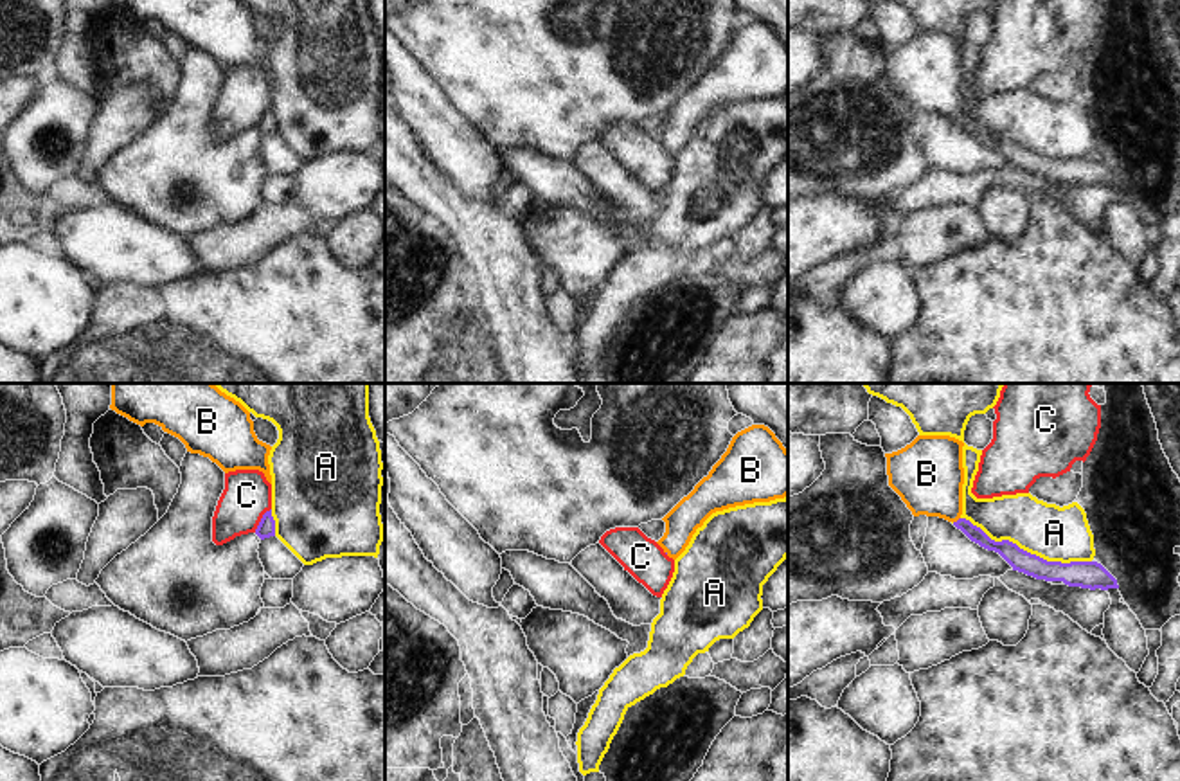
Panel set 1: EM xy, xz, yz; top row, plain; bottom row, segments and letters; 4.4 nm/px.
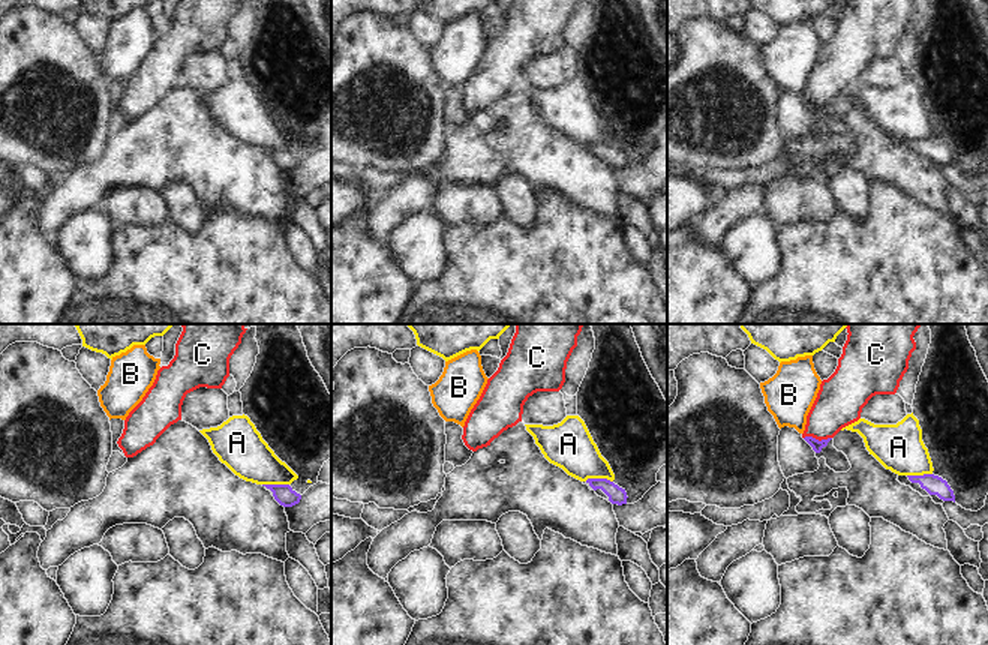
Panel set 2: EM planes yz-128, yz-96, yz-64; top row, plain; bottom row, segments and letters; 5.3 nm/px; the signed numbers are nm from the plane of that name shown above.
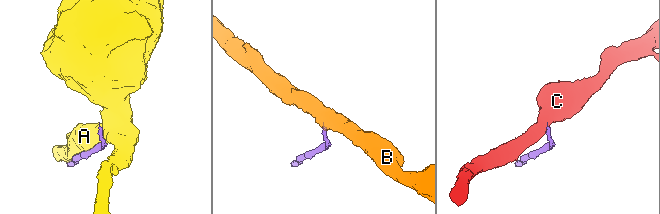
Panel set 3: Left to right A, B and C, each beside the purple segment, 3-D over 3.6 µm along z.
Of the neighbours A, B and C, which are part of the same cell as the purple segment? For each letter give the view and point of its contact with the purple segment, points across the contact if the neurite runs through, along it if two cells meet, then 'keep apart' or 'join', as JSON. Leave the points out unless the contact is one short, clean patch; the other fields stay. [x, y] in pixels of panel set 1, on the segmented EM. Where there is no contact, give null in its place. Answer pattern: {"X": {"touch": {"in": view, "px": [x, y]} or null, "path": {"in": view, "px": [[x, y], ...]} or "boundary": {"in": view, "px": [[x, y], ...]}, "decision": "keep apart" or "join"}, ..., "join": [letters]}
{"A": {"touch": {"in": "yz", "px": [1026, 551]}, "decision": "keep apart"}, "B": {"touch": {"in": "yz", "px": [957, 520]}, "path": {"in": "yz", "px": [[1004, 547], [988, 544], [957, 520], [927, 474]]}, "decision": "join"}, "C": {"touch": {"in": "xy", "px": [261, 520]}, "boundary": {"in": "xy", "px": [[270, 508], [254, 531]]}, "decision": "keep apart"}, "join": ["B"]}

